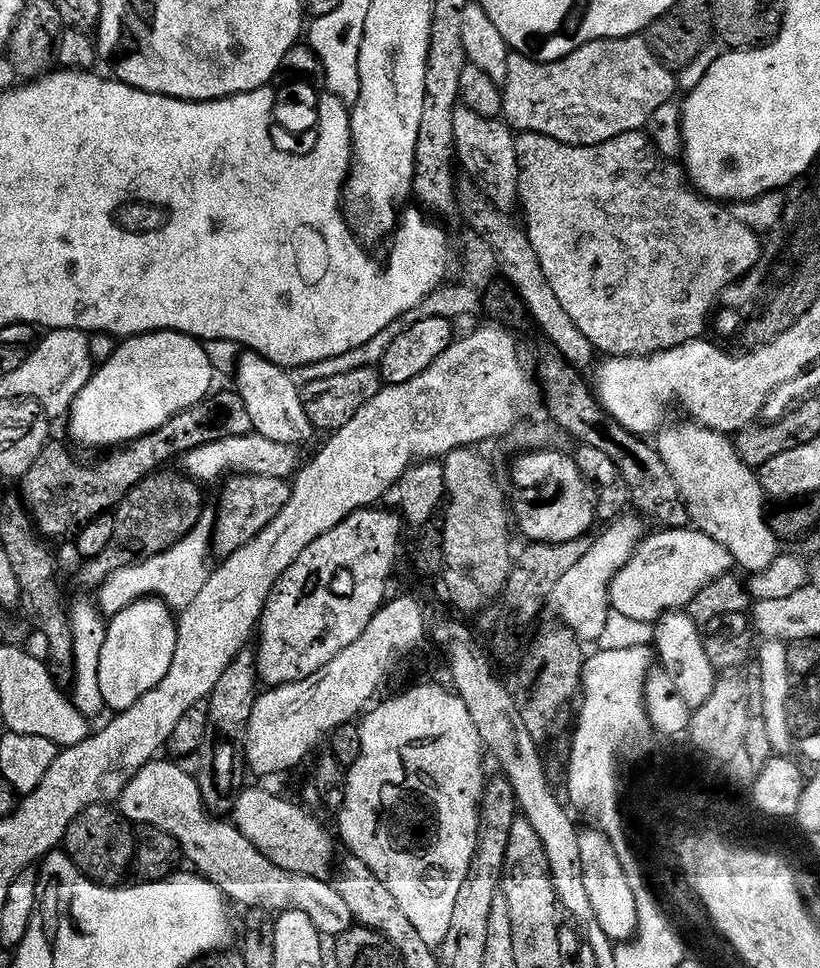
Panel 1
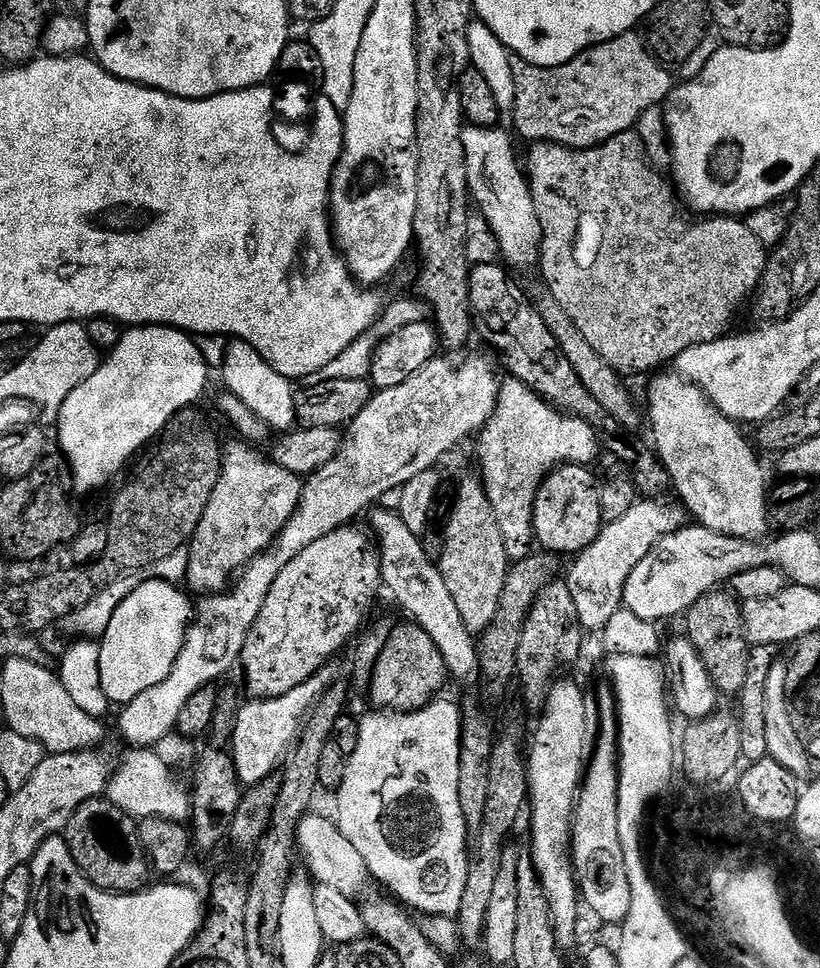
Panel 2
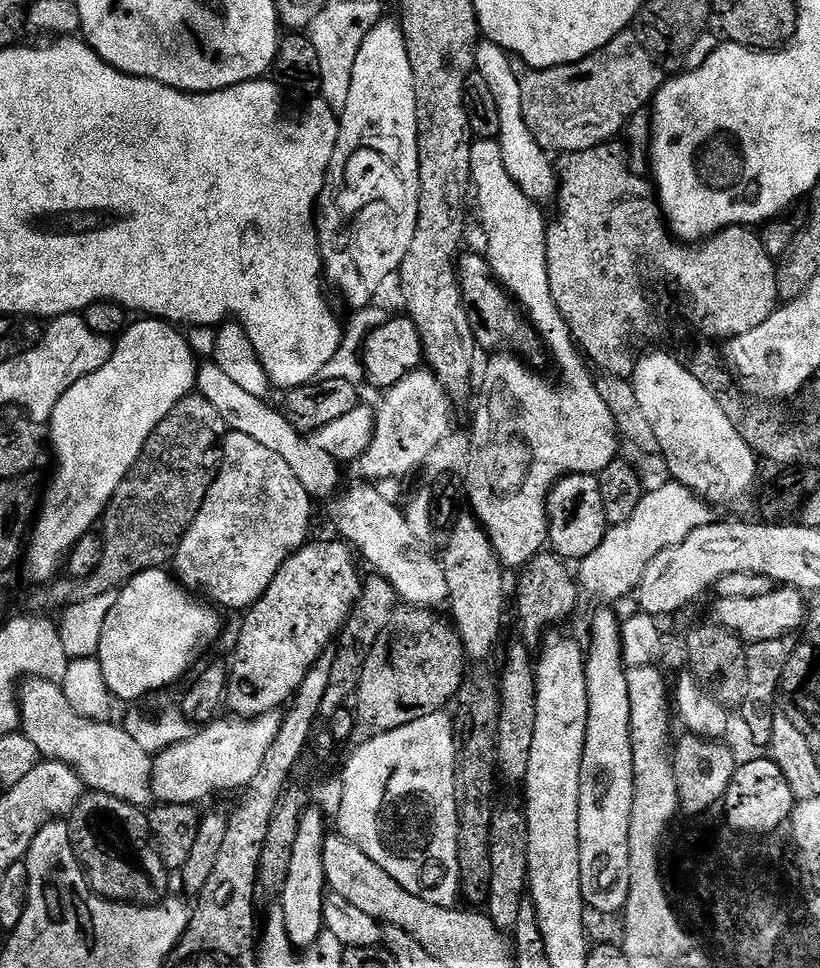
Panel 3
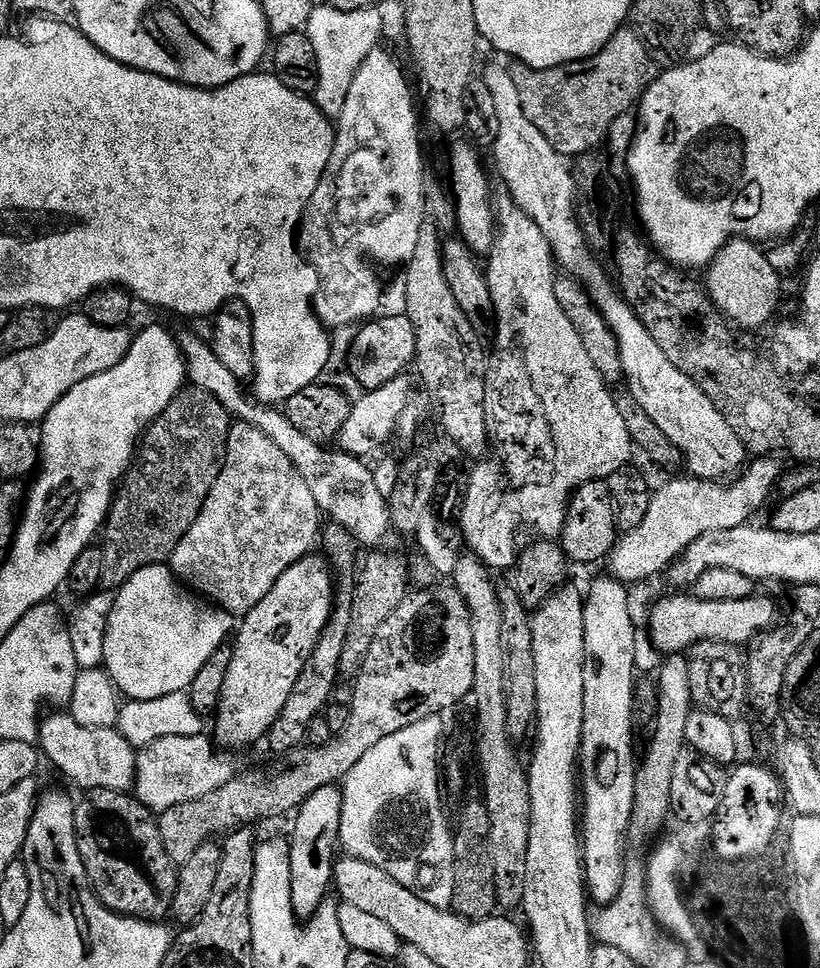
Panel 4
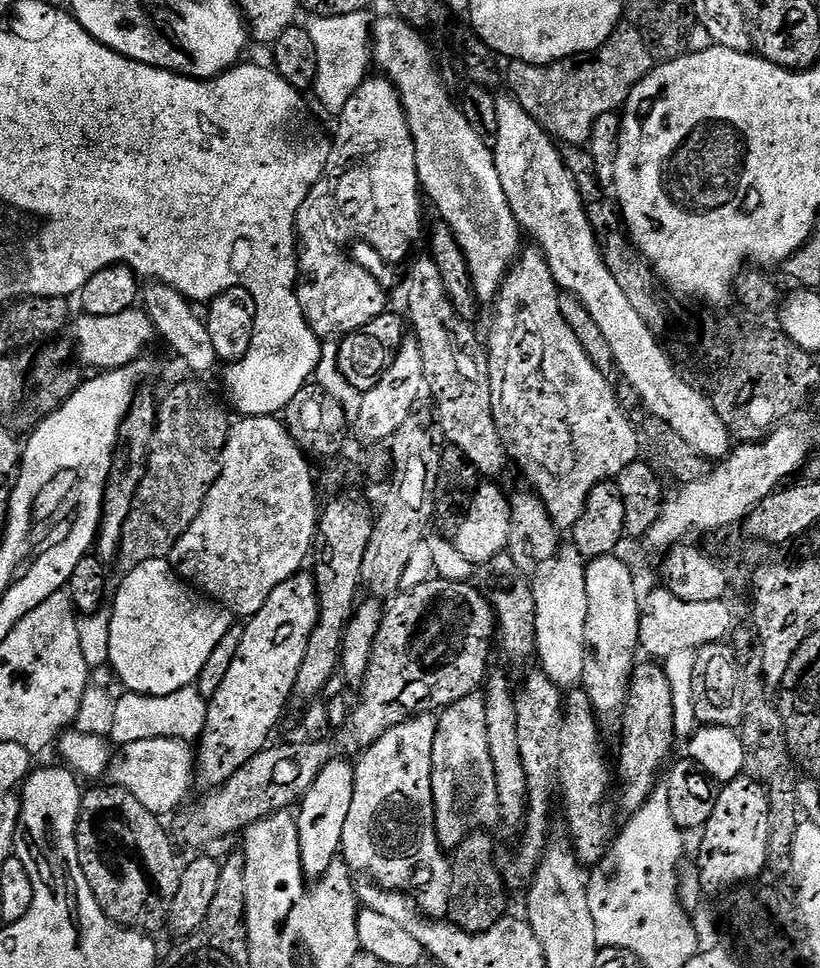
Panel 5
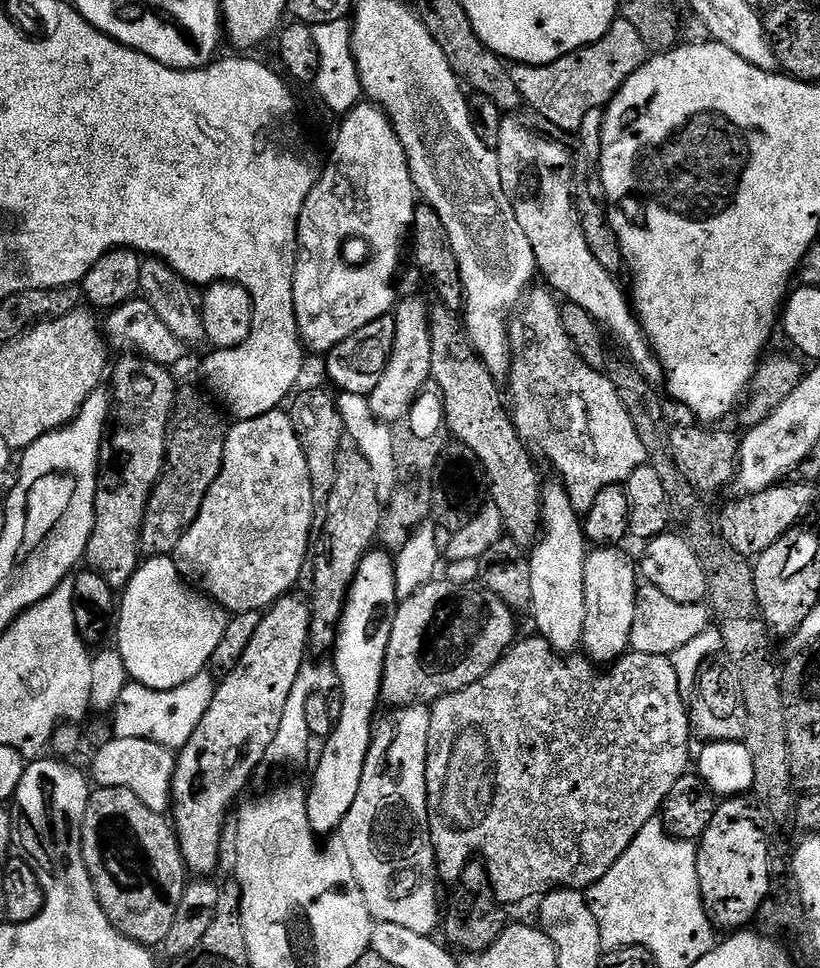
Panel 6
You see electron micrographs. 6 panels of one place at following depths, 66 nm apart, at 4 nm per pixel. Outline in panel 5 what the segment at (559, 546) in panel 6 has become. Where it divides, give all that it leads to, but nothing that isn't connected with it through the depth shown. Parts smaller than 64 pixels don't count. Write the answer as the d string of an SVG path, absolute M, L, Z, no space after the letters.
M565 543L556 554L556 559L535 577L532 584L534 606L536 607L536 656L539 667L557 688L567 690L584 679L584 659L586 658L586 561L584 555L572 545Z

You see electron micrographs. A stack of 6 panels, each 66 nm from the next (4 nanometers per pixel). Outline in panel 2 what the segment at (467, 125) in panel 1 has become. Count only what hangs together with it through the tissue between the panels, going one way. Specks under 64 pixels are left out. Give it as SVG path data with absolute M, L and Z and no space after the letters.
M465 127L462 134L462 150L466 150L466 178L468 179L468 194L473 205L480 207L485 218L488 219L488 228L500 247L503 263L509 269L535 269L540 262L540 243L542 242L542 226L538 214L534 210L532 187L522 162L516 158L516 150L512 146L513 137L503 132L503 127L475 128Z

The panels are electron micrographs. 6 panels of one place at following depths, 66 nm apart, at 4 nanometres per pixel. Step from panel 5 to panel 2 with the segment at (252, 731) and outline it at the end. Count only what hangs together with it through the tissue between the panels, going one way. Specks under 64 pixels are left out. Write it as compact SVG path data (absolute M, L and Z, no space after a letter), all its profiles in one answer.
M345 526L326 534L326 538L318 538L318 542L310 542L310 546L274 578L274 586L270 586L262 610L258 610L258 618L248 632L238 661L239 667L244 667L244 688L251 699L269 700L302 686L302 682L329 663L331 656L338 655L347 646L348 639L363 626L364 615L371 610L376 591L382 588L380 553L373 537L365 532L359 532L356 526Z

